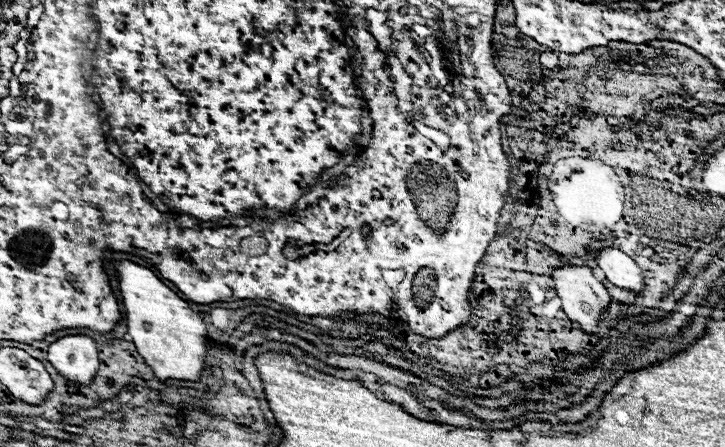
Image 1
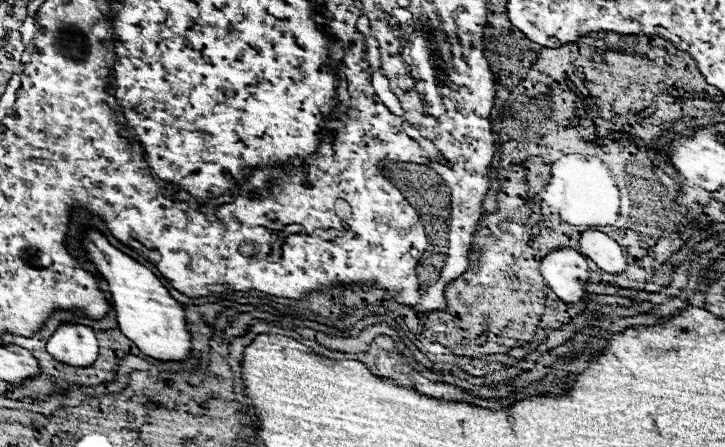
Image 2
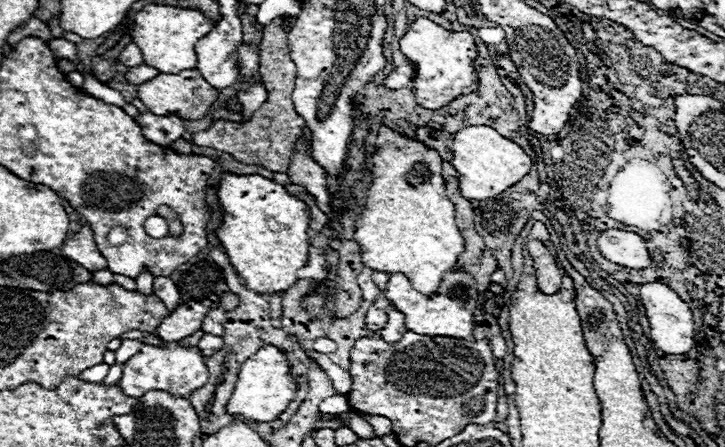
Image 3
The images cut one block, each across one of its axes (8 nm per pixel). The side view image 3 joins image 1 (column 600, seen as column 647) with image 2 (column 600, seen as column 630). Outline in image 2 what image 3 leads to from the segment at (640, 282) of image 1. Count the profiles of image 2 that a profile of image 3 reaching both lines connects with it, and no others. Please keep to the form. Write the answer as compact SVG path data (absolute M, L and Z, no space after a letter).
M588 230L580 238L580 250L598 264L606 274L622 274L628 266L626 256L622 254L620 246L606 234L598 230Z

